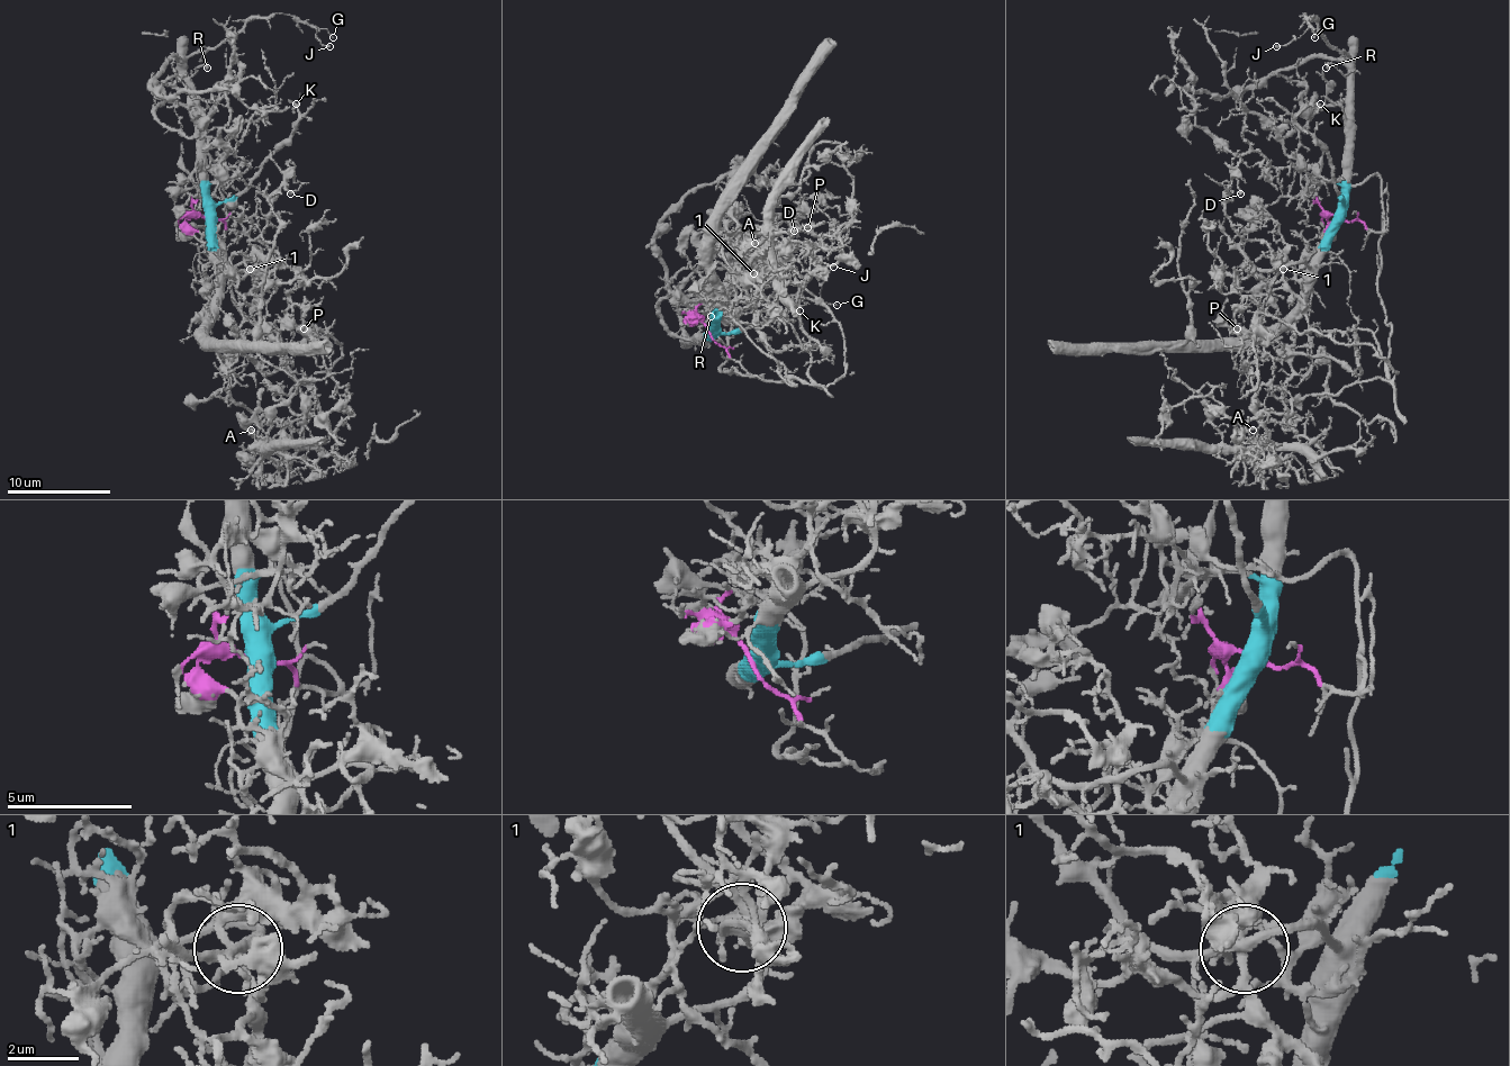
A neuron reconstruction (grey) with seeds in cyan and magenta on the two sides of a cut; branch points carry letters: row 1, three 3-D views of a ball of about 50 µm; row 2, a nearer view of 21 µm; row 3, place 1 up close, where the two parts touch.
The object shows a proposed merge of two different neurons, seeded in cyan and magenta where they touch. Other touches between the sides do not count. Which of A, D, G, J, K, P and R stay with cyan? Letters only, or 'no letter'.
G, J, K, R

